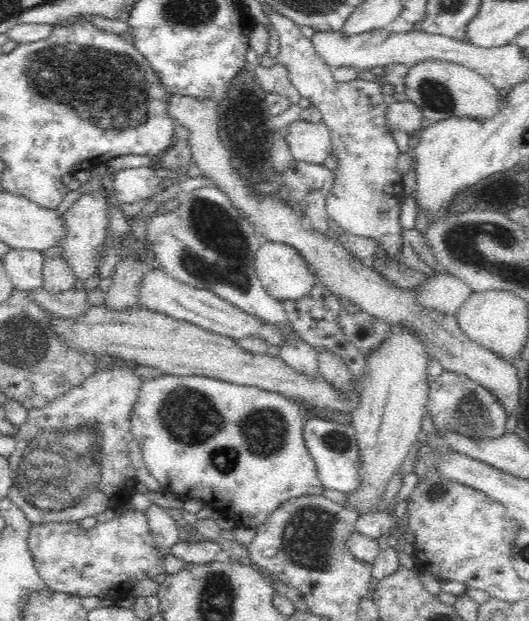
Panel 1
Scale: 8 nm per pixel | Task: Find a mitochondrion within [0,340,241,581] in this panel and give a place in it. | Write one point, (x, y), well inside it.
(56, 477)

